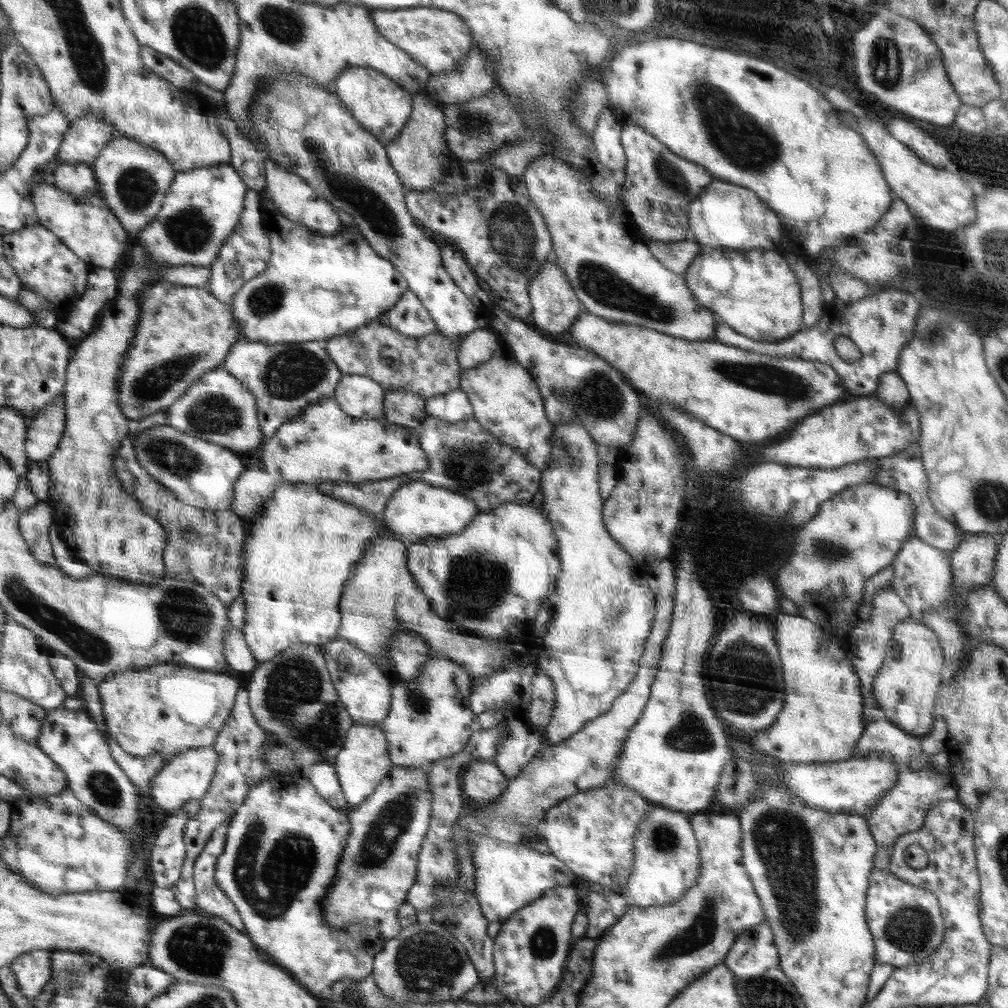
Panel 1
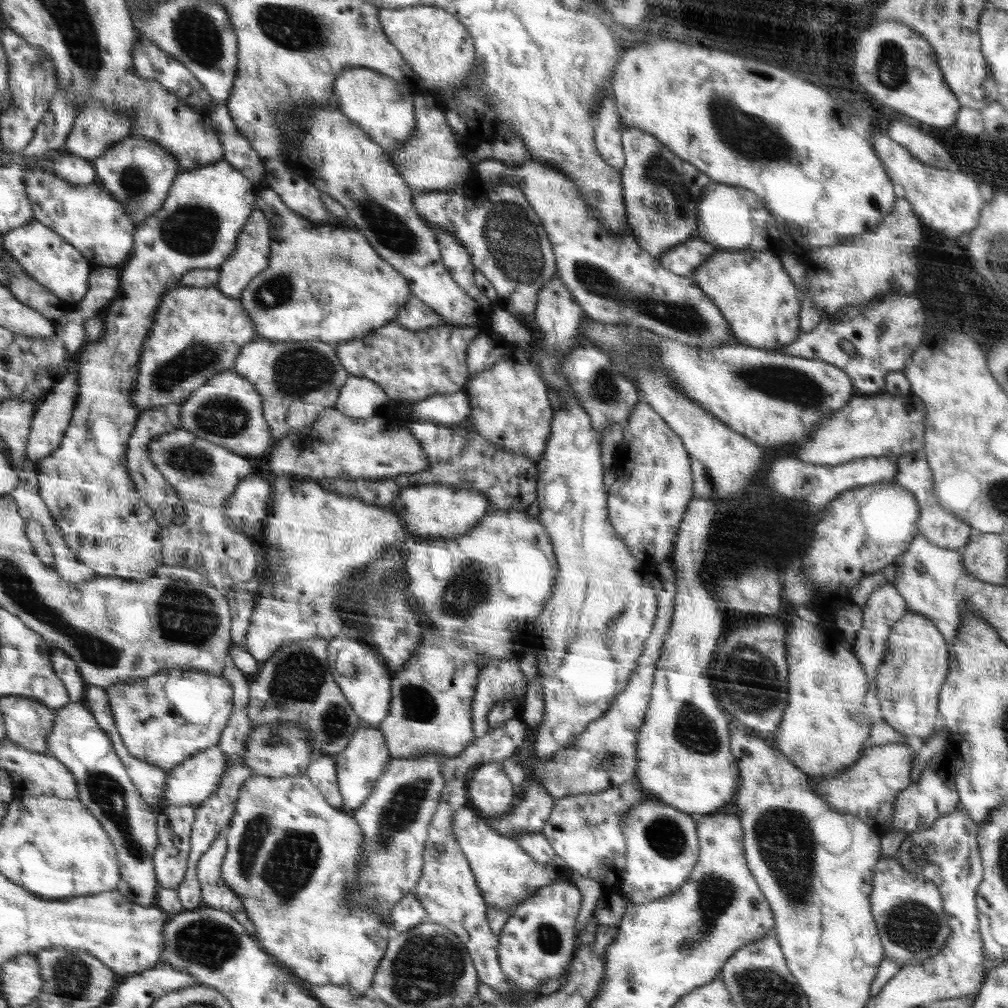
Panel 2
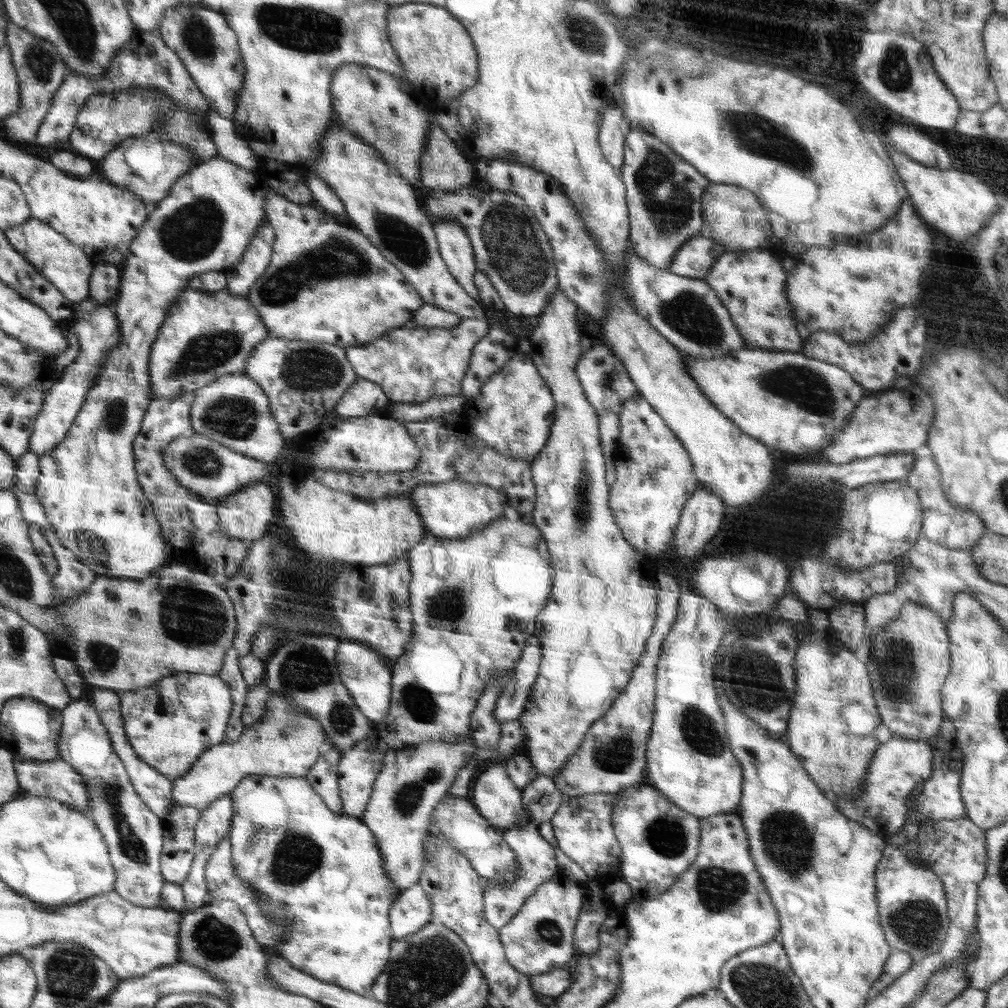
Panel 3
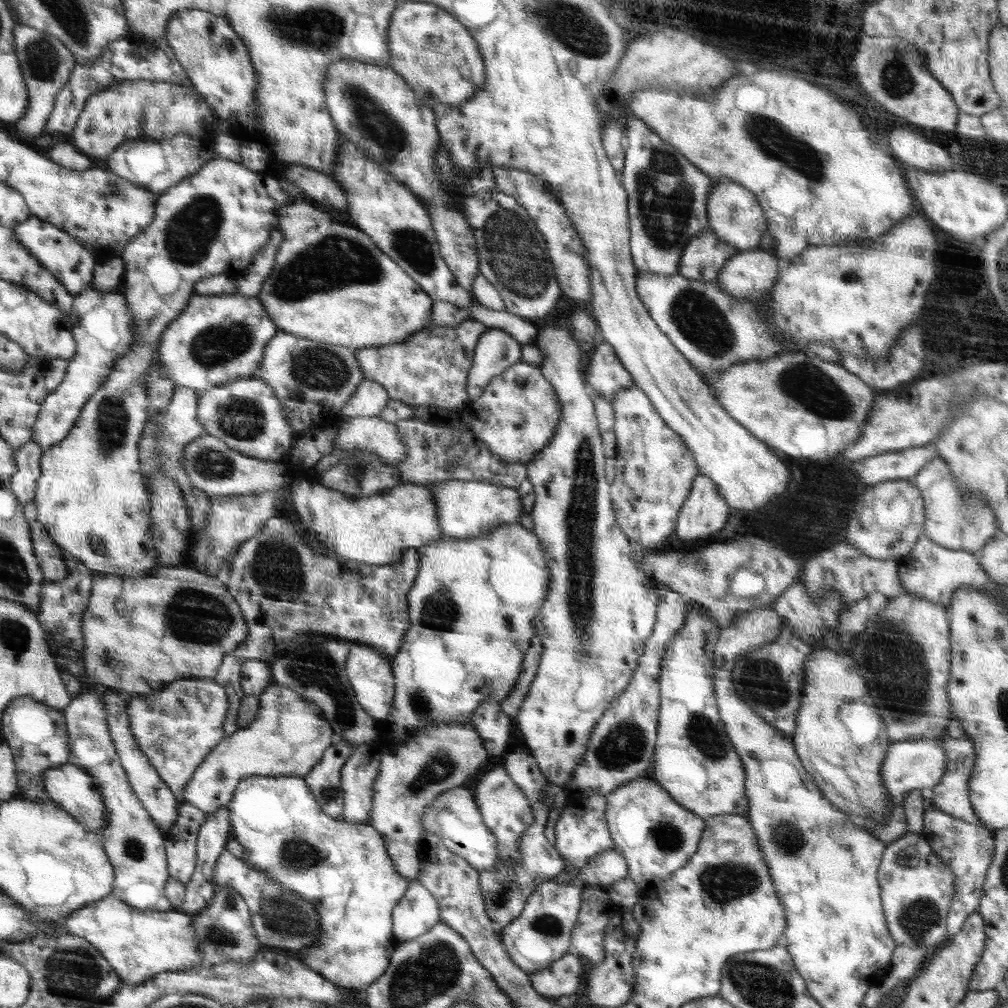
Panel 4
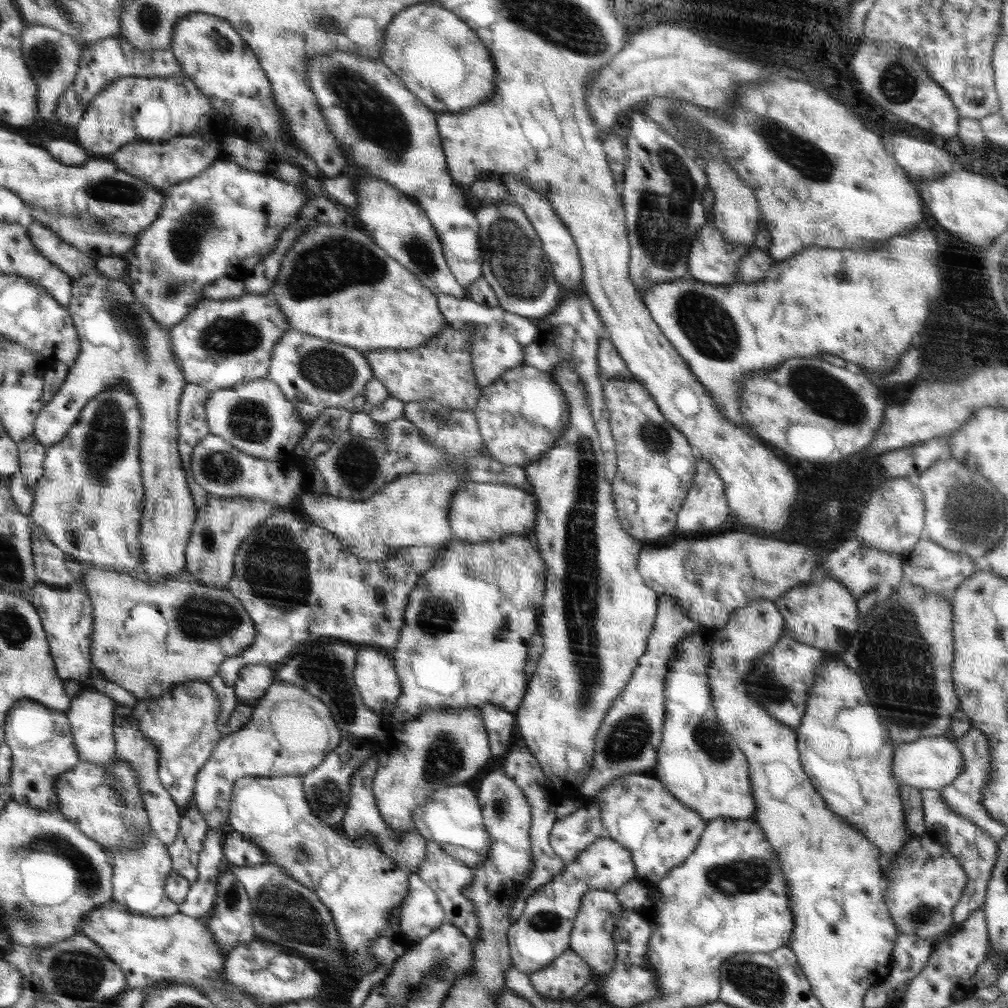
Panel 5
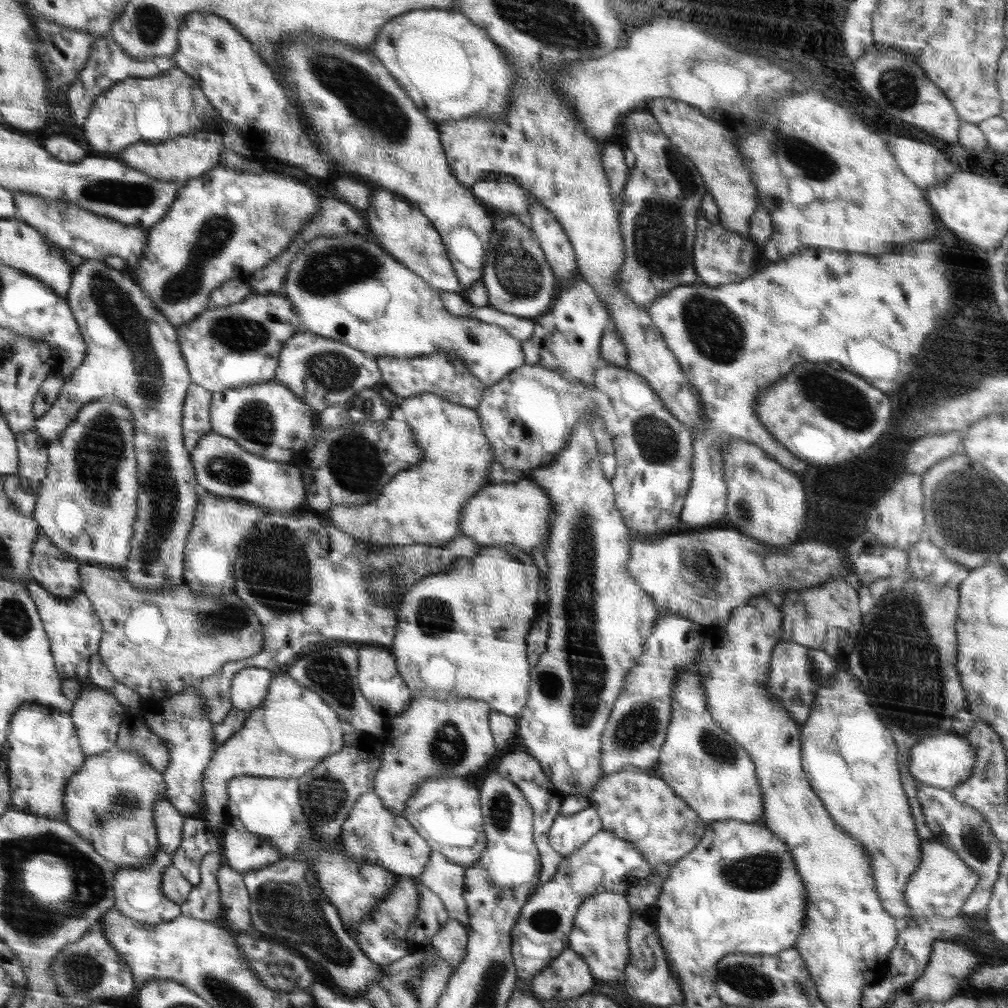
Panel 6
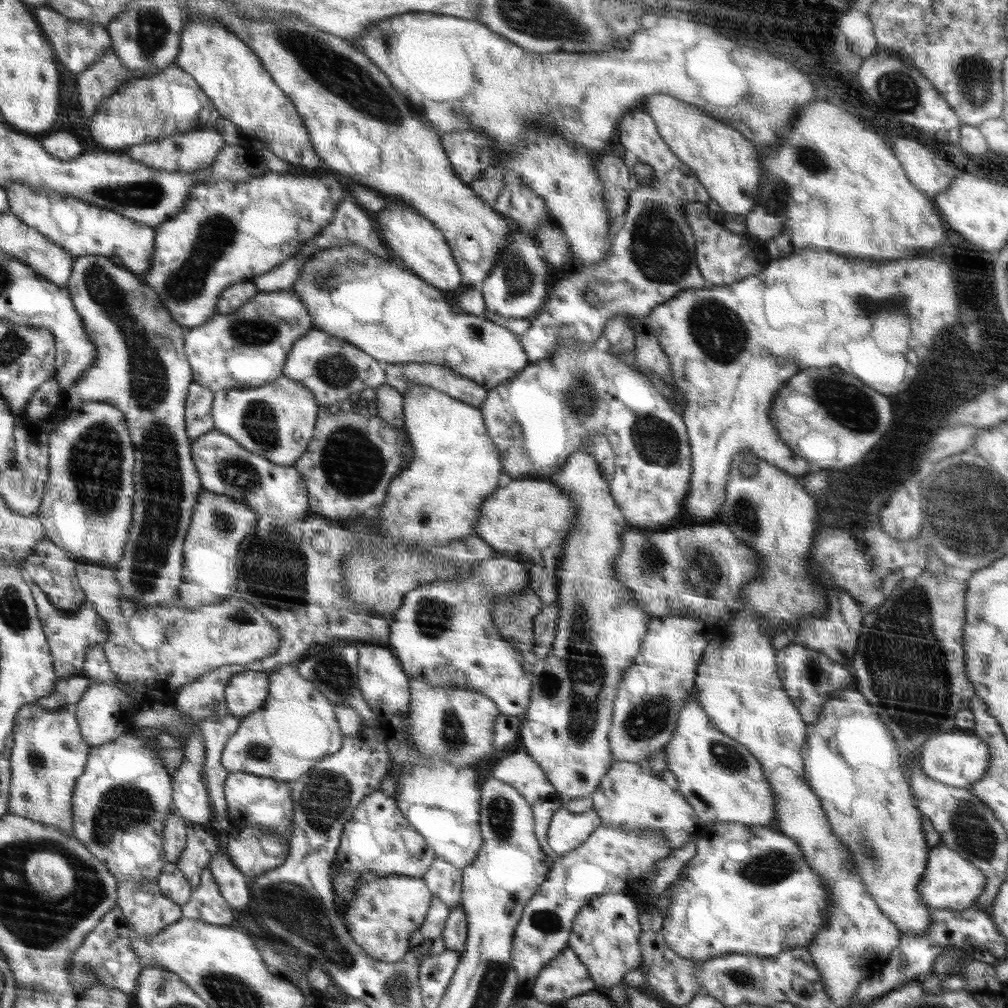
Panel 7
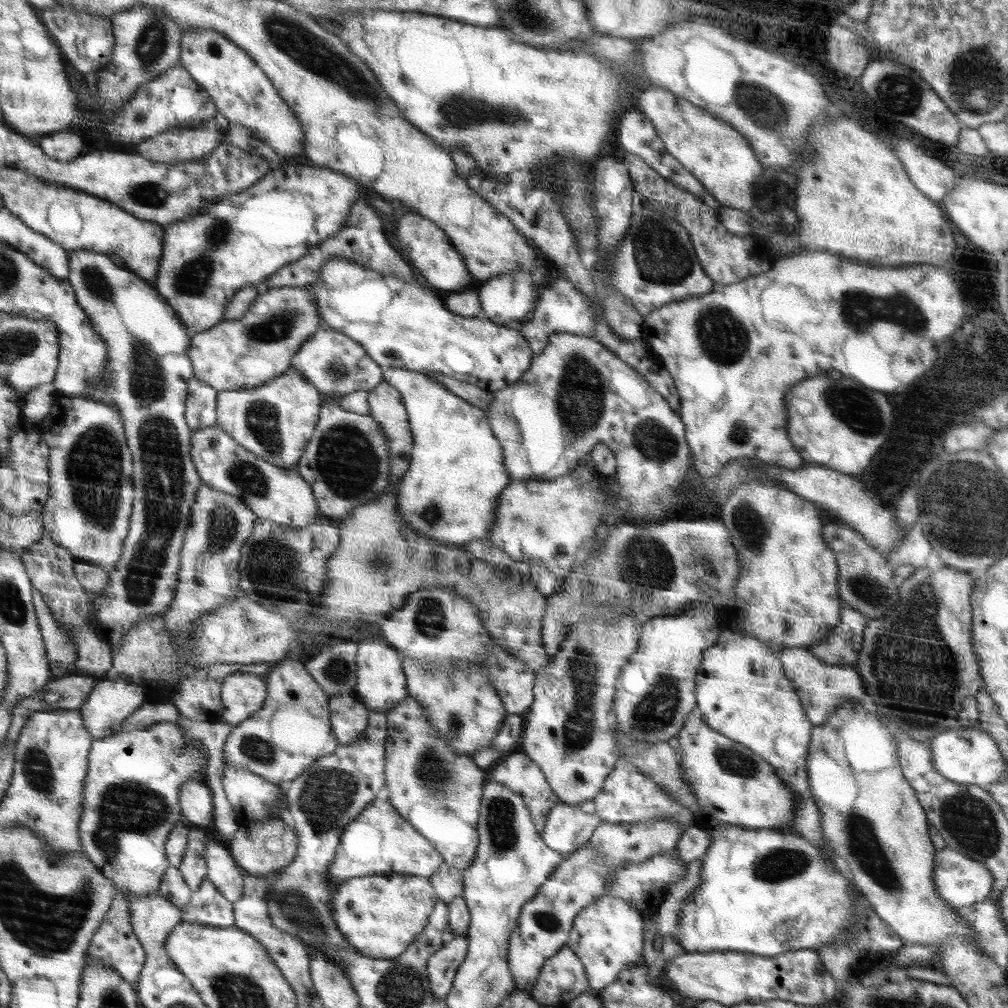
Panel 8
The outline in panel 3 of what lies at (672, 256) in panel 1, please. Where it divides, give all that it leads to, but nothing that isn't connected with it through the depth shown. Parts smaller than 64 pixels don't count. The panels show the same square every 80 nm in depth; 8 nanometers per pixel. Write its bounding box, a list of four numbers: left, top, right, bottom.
[669,233,728,279]

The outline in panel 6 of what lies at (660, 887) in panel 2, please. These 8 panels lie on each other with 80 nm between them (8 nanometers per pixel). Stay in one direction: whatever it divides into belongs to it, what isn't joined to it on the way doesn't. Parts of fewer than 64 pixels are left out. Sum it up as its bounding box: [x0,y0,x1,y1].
[588,766,708,875]

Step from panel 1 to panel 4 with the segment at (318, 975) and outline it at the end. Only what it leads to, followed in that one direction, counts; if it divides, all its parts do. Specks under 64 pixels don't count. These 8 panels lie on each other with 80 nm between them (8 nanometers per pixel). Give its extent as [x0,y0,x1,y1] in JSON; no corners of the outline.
[229,776,410,995]

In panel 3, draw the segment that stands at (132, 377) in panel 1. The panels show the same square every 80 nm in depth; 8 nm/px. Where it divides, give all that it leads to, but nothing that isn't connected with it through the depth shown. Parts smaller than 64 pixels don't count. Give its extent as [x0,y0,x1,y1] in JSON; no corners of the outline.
[149,286,270,401]

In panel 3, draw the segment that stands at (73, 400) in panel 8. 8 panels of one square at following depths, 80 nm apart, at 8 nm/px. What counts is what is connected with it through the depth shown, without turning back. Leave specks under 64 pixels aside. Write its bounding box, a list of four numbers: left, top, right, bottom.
[34,156,273,579]

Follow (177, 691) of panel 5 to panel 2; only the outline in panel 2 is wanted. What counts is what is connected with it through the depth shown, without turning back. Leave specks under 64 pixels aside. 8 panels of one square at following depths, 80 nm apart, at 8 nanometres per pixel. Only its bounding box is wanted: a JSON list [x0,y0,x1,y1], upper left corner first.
[104,669,233,772]

